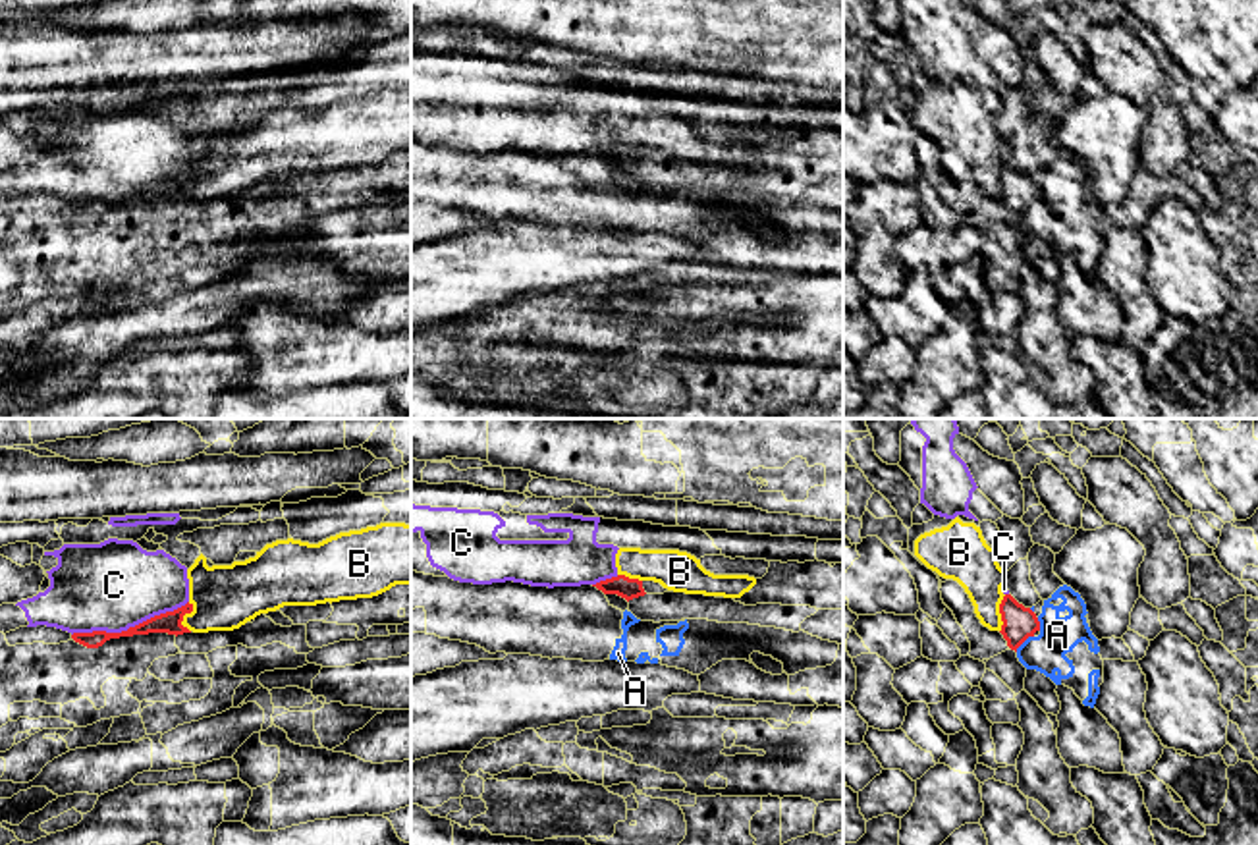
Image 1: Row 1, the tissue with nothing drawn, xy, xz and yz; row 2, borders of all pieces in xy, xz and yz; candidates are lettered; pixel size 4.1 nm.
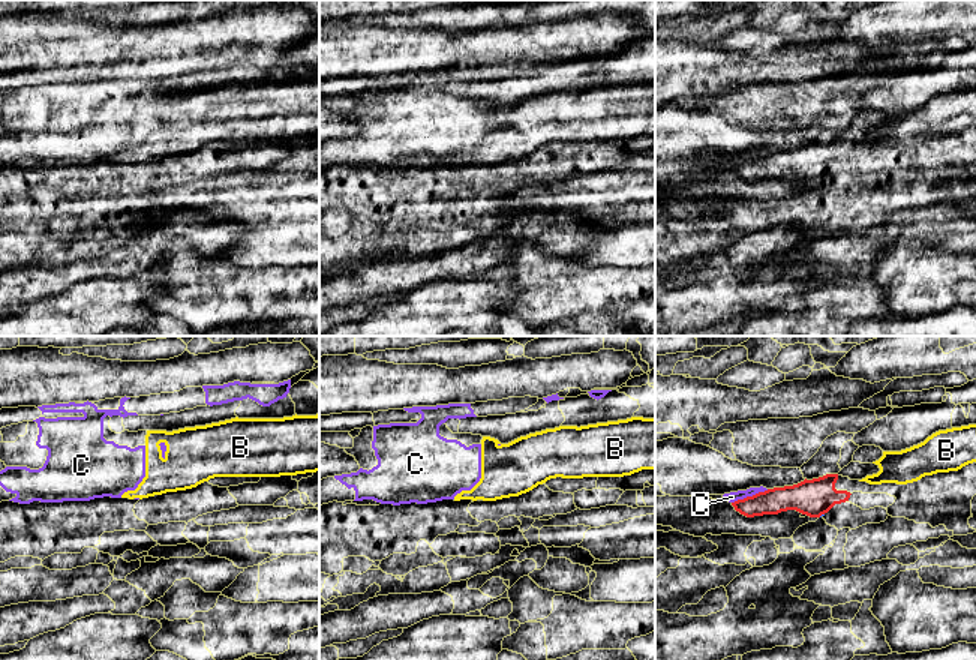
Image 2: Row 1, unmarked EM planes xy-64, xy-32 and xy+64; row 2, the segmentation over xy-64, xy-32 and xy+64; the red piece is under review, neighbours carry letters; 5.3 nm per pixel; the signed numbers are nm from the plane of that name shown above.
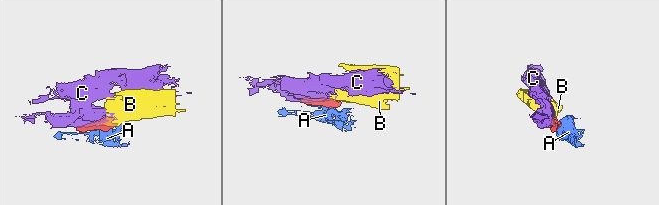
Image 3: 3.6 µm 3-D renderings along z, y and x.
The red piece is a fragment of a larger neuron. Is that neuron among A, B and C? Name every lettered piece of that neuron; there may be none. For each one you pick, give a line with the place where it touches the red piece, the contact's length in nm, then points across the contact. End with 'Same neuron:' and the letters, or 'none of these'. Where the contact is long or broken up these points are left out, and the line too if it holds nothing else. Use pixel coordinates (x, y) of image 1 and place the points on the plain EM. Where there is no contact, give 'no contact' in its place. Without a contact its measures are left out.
Same neuron: none of these

